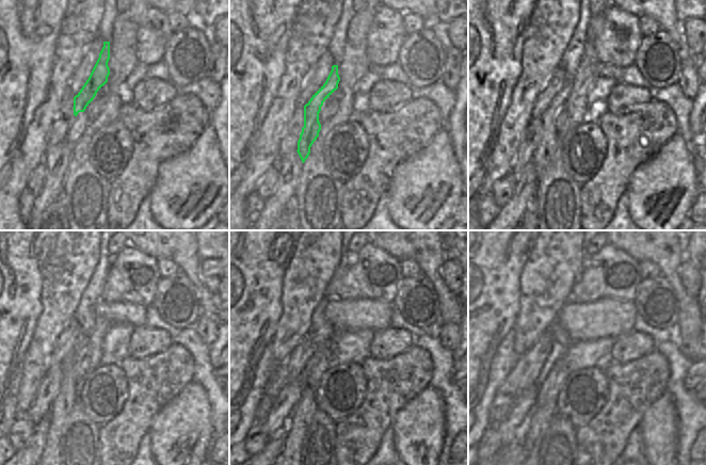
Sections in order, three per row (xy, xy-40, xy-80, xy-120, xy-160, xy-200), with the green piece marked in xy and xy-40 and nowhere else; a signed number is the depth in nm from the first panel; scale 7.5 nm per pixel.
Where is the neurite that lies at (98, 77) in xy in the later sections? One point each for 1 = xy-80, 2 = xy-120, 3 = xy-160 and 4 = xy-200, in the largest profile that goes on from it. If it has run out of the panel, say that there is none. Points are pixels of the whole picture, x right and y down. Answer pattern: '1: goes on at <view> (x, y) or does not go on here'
1: goes on at xy-80 (546, 147)
2: goes on at xy-120 (65, 402)
3: goes on at xy-160 (300, 419)
4: goes on at xy-200 (531, 437)

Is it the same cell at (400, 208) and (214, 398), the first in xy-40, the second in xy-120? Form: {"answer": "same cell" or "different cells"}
{"answer": "different cells"}

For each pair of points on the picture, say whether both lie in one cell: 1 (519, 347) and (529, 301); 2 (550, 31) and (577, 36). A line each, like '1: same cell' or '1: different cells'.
1: same cell
2: different cells

